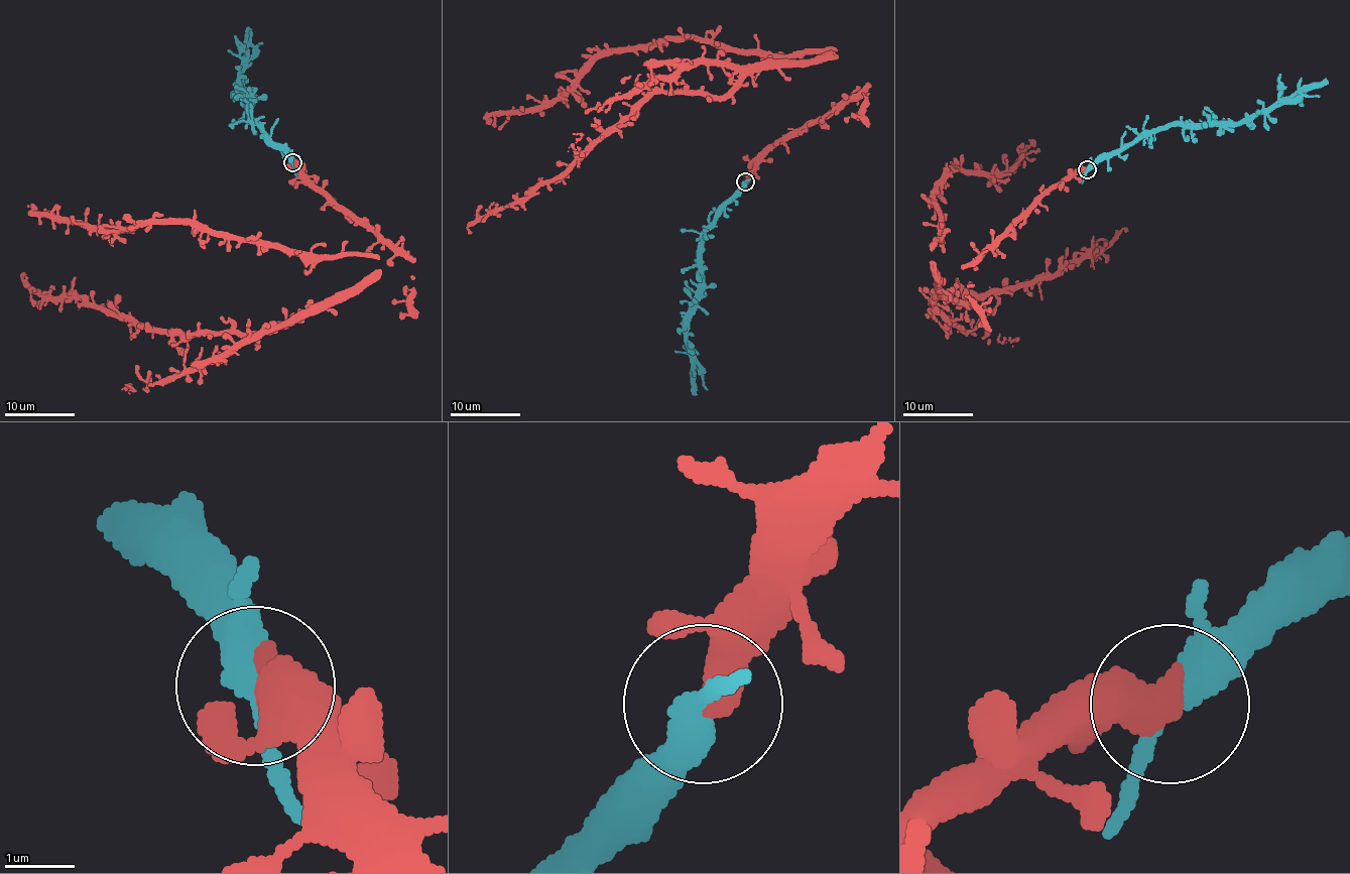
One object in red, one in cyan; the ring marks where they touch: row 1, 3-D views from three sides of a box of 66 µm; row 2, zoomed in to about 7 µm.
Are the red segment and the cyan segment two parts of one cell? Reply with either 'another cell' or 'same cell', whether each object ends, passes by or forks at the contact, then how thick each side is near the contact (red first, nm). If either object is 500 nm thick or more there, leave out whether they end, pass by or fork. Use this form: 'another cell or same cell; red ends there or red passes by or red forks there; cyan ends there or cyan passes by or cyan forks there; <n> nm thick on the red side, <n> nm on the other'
same cell; 550 nm thick on the red side, 380 nm on the other

